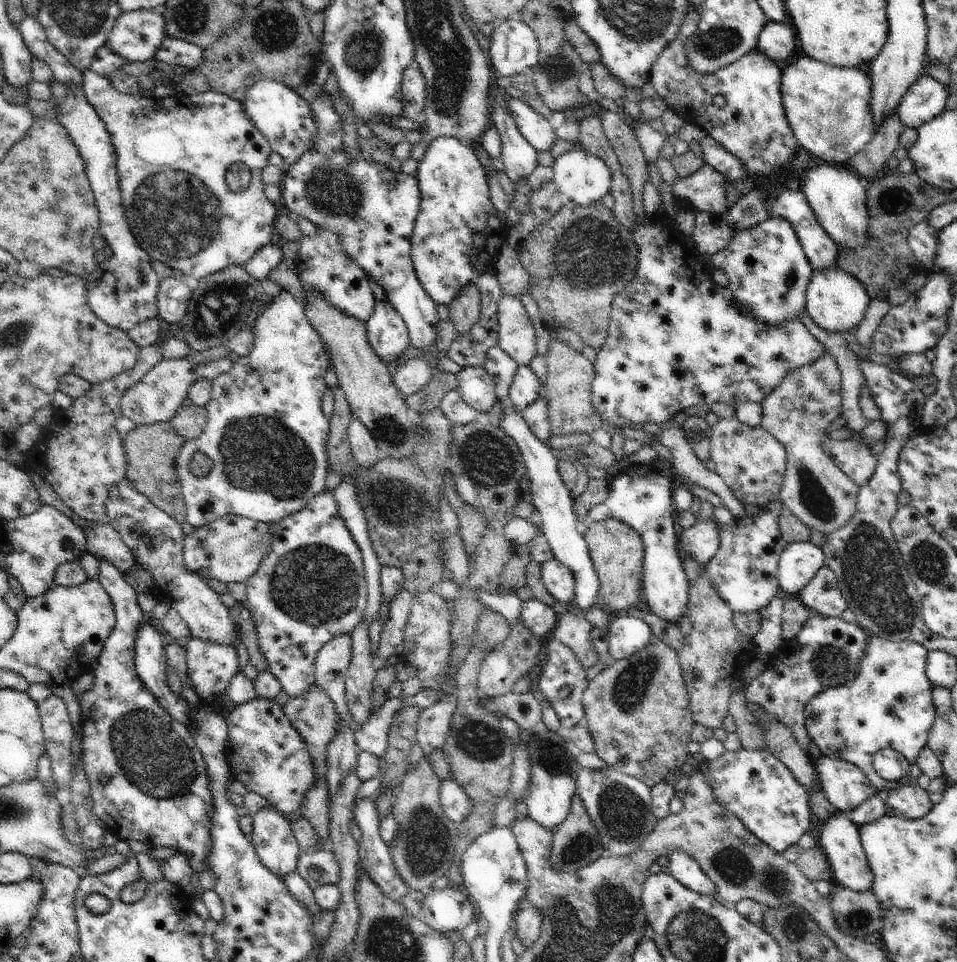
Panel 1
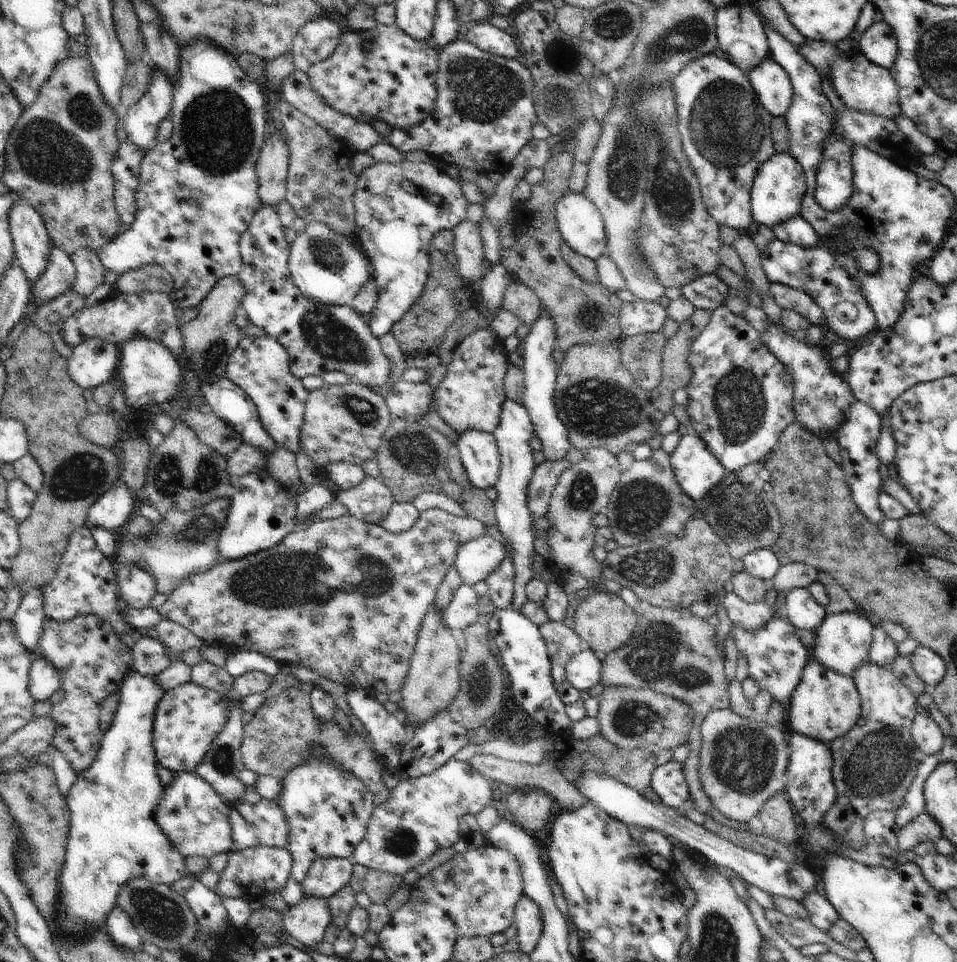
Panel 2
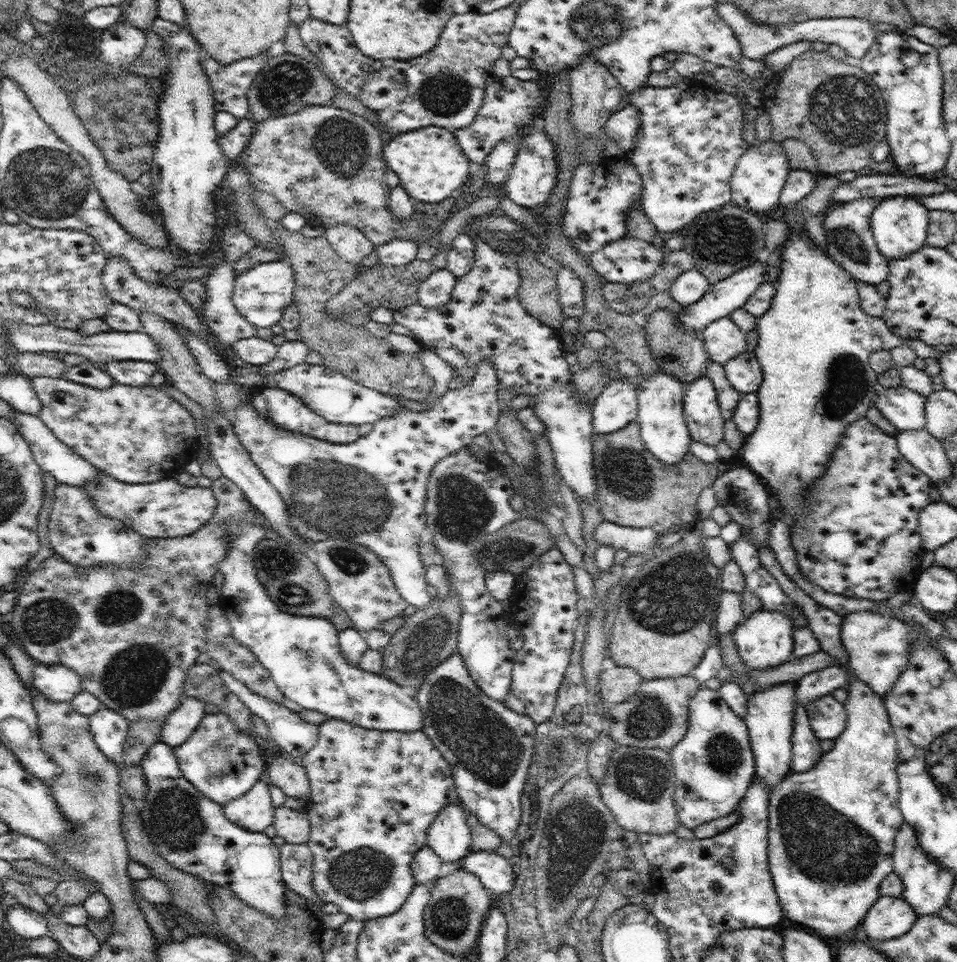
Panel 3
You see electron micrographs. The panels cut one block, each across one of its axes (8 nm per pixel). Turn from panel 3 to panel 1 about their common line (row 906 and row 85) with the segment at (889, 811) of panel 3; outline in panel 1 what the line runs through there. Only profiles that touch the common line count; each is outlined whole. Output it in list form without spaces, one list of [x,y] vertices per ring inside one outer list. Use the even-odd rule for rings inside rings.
[[[798,54],[782,67],[781,93],[794,136],[812,156],[842,165],[858,154],[875,135],[871,115],[871,80],[858,67],[840,68]]]

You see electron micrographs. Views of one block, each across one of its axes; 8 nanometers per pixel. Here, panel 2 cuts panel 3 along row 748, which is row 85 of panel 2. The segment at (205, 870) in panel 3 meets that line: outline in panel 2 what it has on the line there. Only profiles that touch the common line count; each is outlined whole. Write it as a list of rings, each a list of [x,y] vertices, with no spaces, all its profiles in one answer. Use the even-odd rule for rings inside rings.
[[[154,67],[148,92],[132,108],[123,112],[124,129],[136,148],[149,151],[157,145],[156,134],[162,120],[171,115],[174,88],[168,76]]]

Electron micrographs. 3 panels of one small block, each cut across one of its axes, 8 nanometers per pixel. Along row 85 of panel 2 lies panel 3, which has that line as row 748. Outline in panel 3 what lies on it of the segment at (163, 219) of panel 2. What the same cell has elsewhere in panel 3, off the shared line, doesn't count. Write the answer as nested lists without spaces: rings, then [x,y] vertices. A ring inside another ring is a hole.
[[[218,713],[206,714],[192,736],[181,746],[174,747],[173,752],[184,778],[202,794],[224,806],[265,778],[266,765],[258,749],[254,738],[240,733],[230,719]]]

